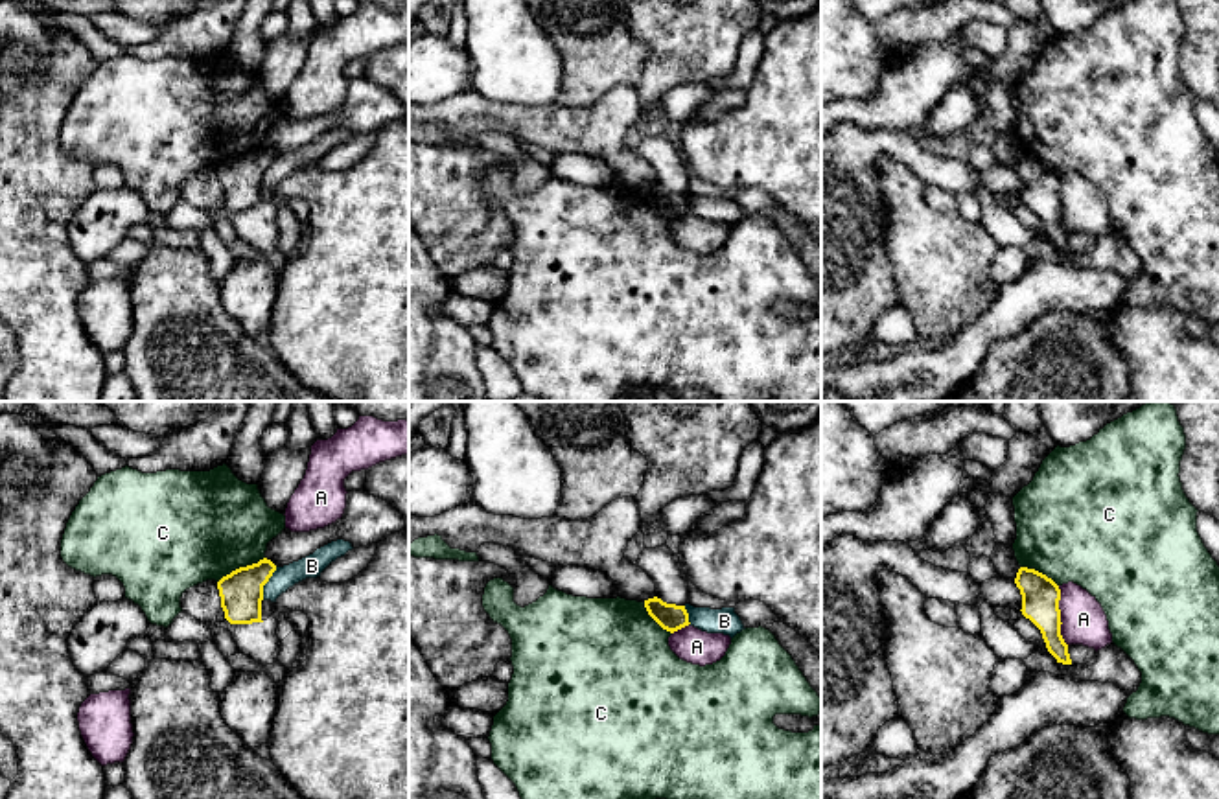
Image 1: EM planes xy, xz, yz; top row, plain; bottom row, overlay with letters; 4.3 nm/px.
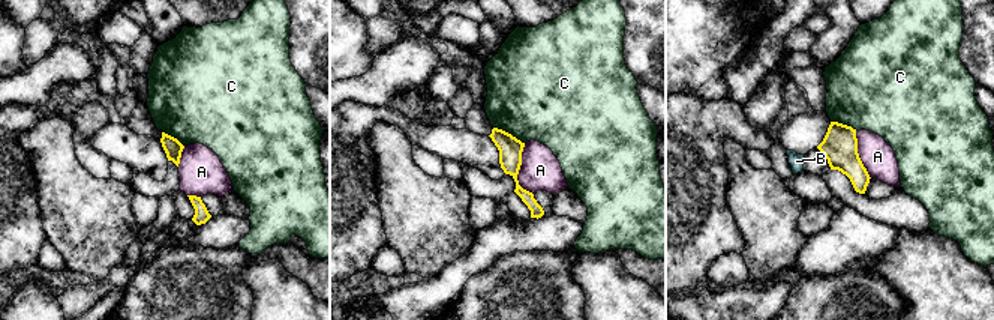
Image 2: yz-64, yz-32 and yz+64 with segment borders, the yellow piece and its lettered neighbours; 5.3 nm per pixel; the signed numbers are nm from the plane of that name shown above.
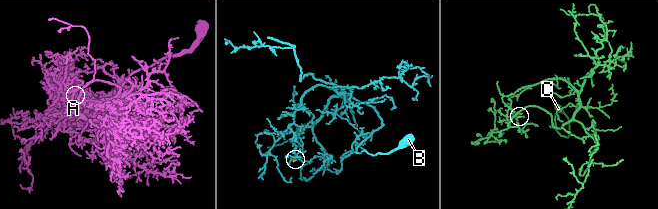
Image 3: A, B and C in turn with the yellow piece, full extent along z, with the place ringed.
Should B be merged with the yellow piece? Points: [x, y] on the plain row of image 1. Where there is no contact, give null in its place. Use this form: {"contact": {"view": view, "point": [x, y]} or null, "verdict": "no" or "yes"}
{"contact": {"view": "xy", "point": [266, 170]}, "verdict": "no"}

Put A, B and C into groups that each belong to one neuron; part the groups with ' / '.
A / B / C

